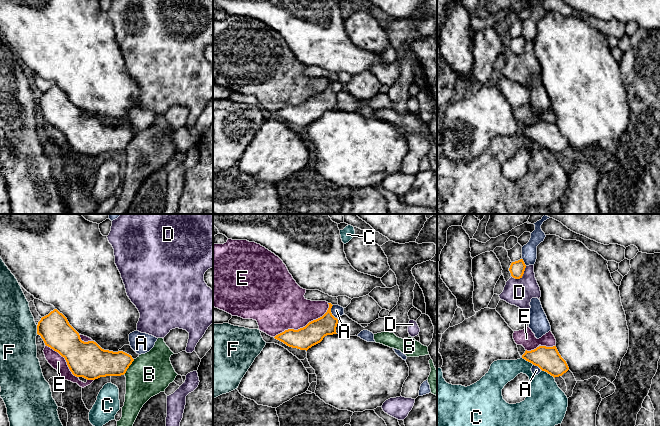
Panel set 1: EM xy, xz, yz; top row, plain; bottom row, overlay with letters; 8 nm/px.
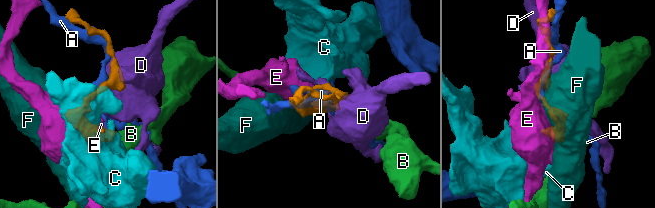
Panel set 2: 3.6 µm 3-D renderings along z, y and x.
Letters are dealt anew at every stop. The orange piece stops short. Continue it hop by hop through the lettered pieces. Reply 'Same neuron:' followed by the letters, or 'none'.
Same neuron: none

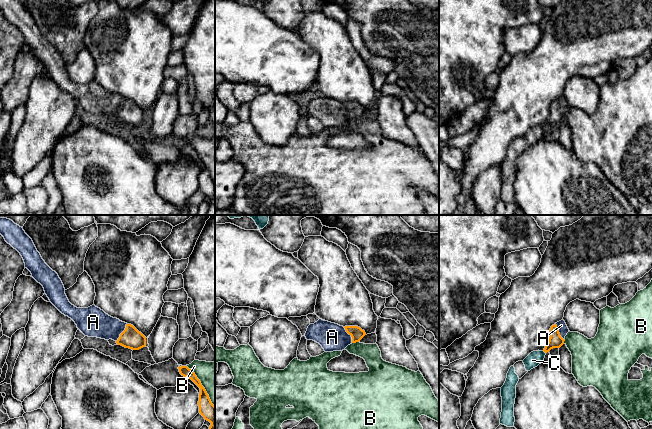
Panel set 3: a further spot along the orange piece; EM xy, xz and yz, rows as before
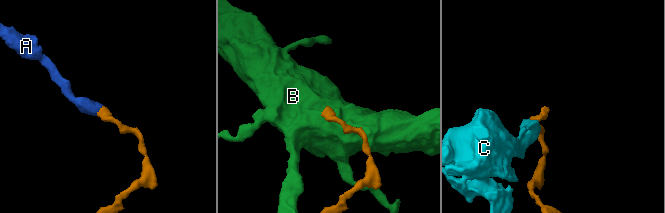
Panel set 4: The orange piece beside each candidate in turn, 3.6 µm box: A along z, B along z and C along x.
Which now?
Same neuron: A

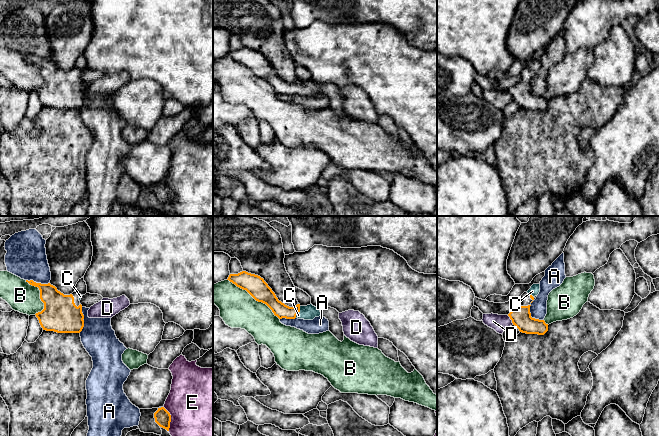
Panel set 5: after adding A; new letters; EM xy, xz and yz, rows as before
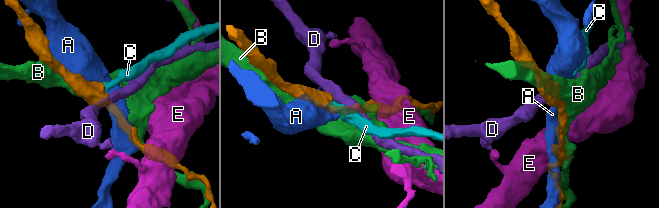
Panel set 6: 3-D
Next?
Same neuron: C

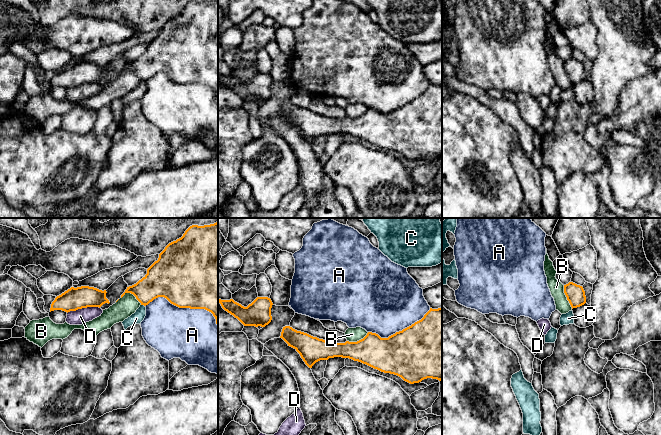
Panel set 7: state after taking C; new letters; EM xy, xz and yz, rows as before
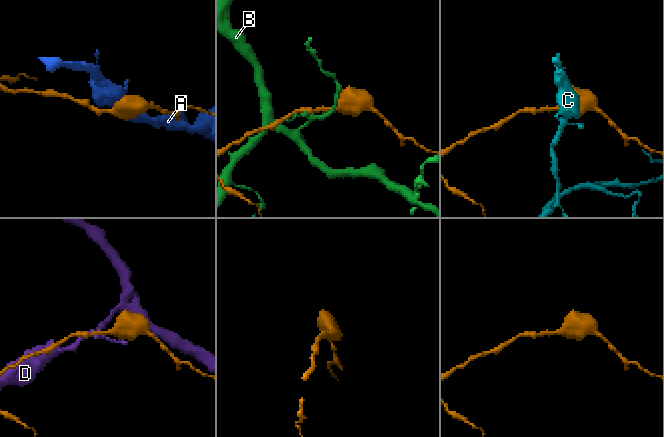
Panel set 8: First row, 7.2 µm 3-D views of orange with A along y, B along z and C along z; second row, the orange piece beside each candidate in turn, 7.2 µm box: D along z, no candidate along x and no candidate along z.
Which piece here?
Same neuron: none

